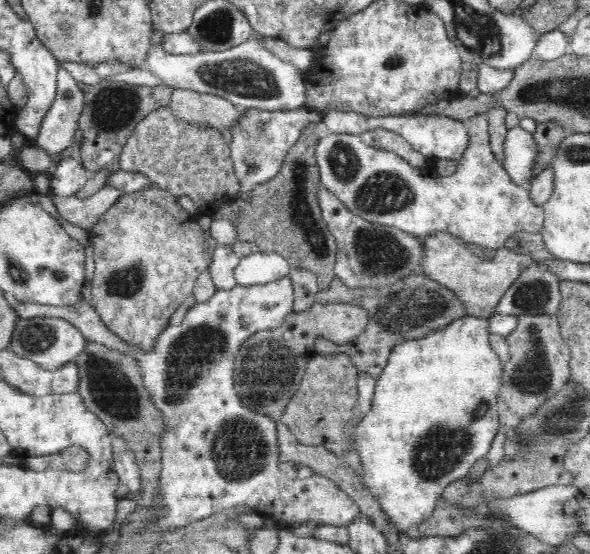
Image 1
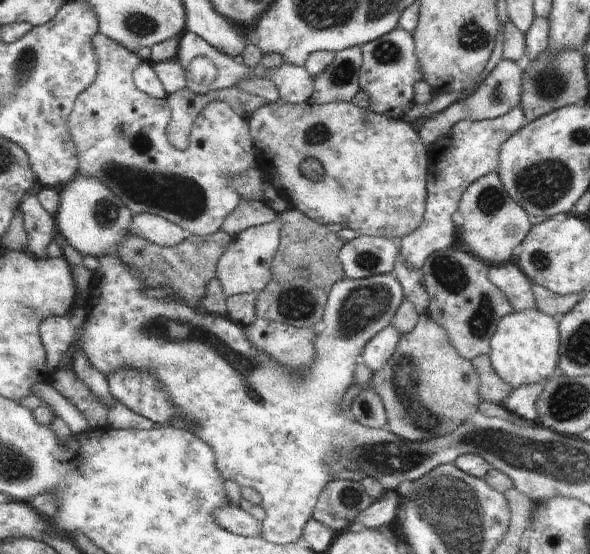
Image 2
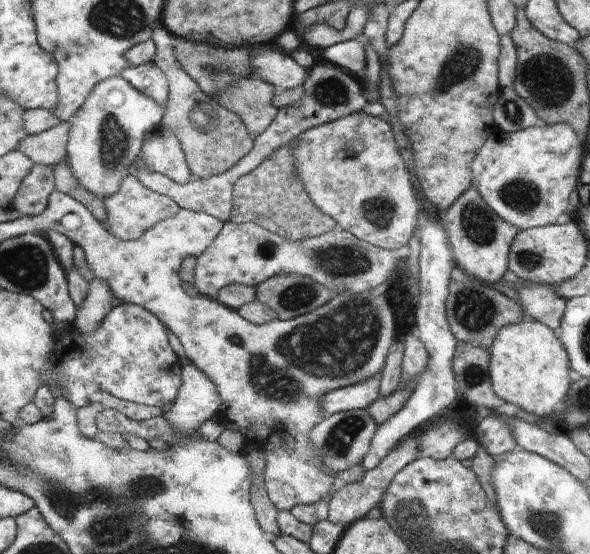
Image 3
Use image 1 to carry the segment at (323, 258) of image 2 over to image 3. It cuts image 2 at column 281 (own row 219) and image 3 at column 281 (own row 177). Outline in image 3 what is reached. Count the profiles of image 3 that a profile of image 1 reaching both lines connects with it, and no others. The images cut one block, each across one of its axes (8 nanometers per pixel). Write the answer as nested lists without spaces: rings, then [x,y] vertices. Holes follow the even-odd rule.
[[[296,274],[272,276],[255,289],[256,301],[274,310],[283,321],[308,314],[333,298],[322,284]]]

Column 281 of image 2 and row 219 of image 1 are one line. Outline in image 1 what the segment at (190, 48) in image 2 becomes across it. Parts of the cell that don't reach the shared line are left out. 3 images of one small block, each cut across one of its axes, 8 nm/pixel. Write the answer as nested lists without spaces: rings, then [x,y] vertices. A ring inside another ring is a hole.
[[[105,185],[104,188],[101,188],[92,196],[88,196],[88,198],[78,198],[76,195],[55,196],[55,194],[51,194],[51,198],[64,220],[68,220],[68,222],[90,232],[98,219],[118,202],[118,198],[122,194],[125,194],[125,192],[113,186]]]

